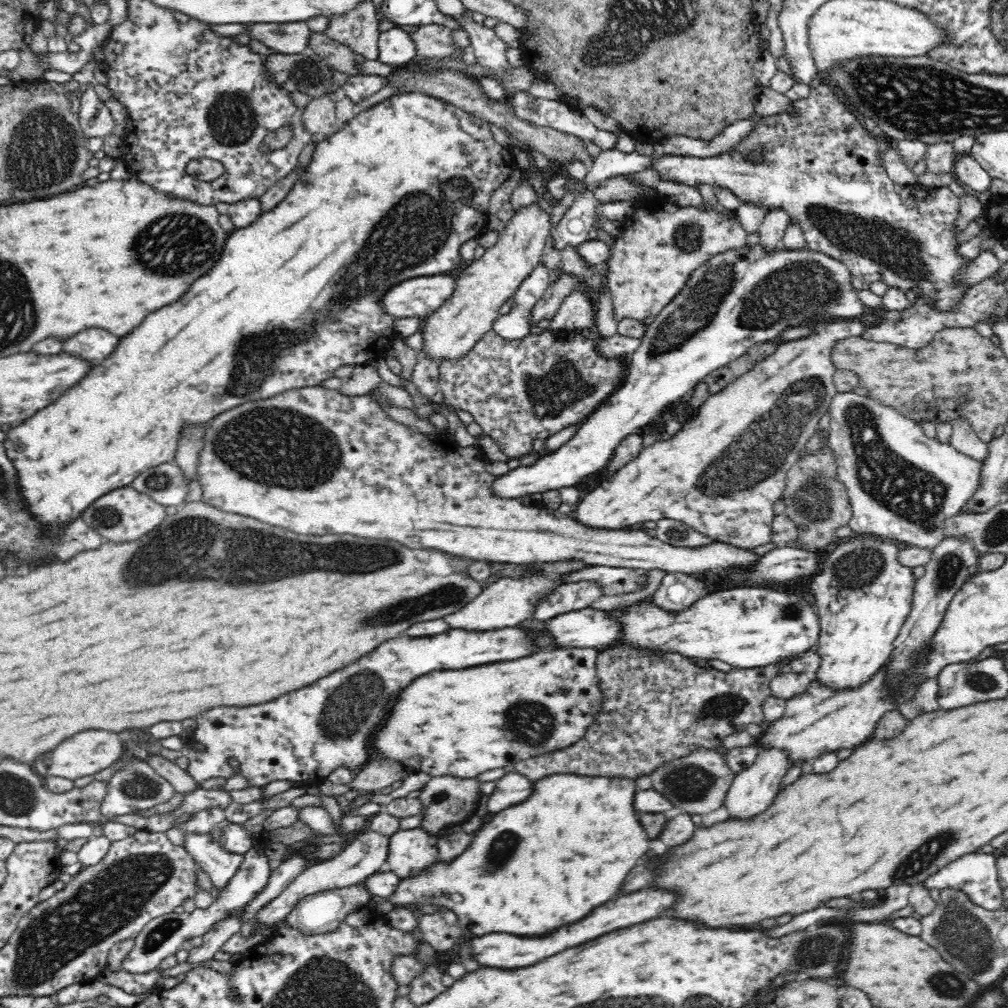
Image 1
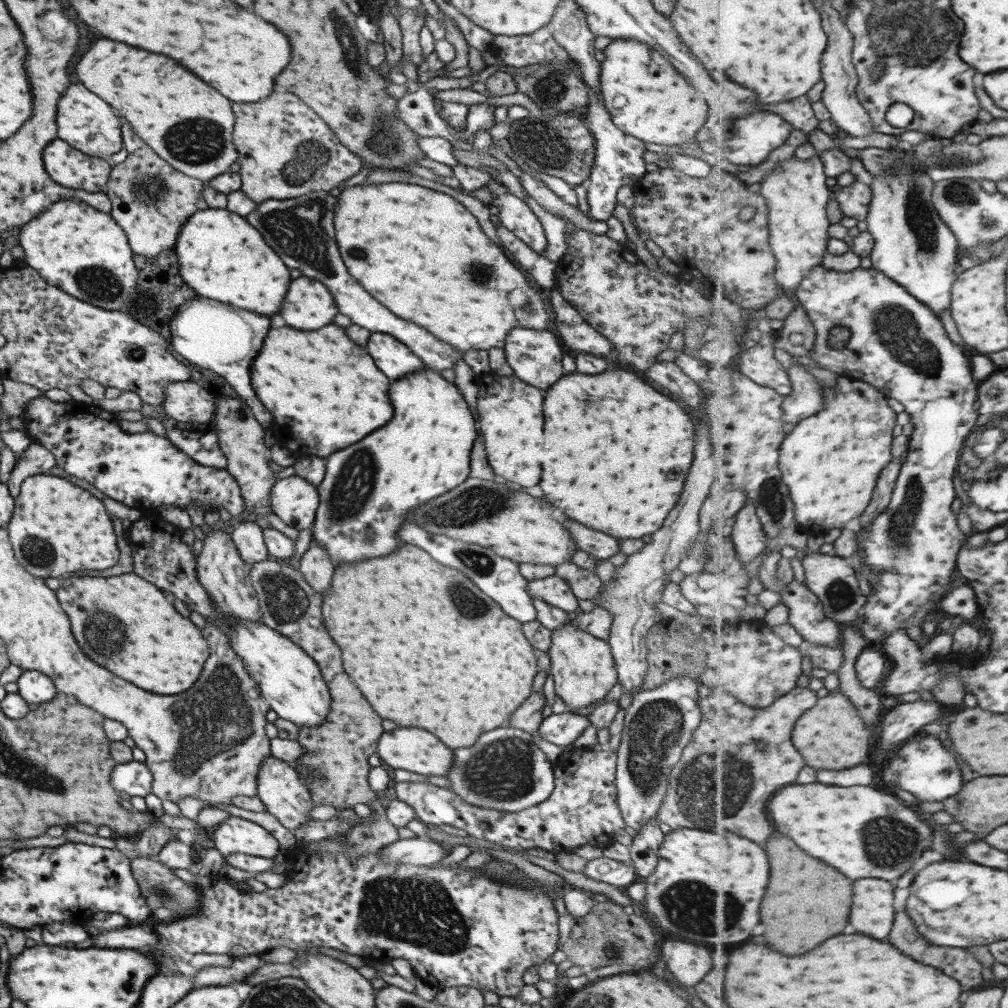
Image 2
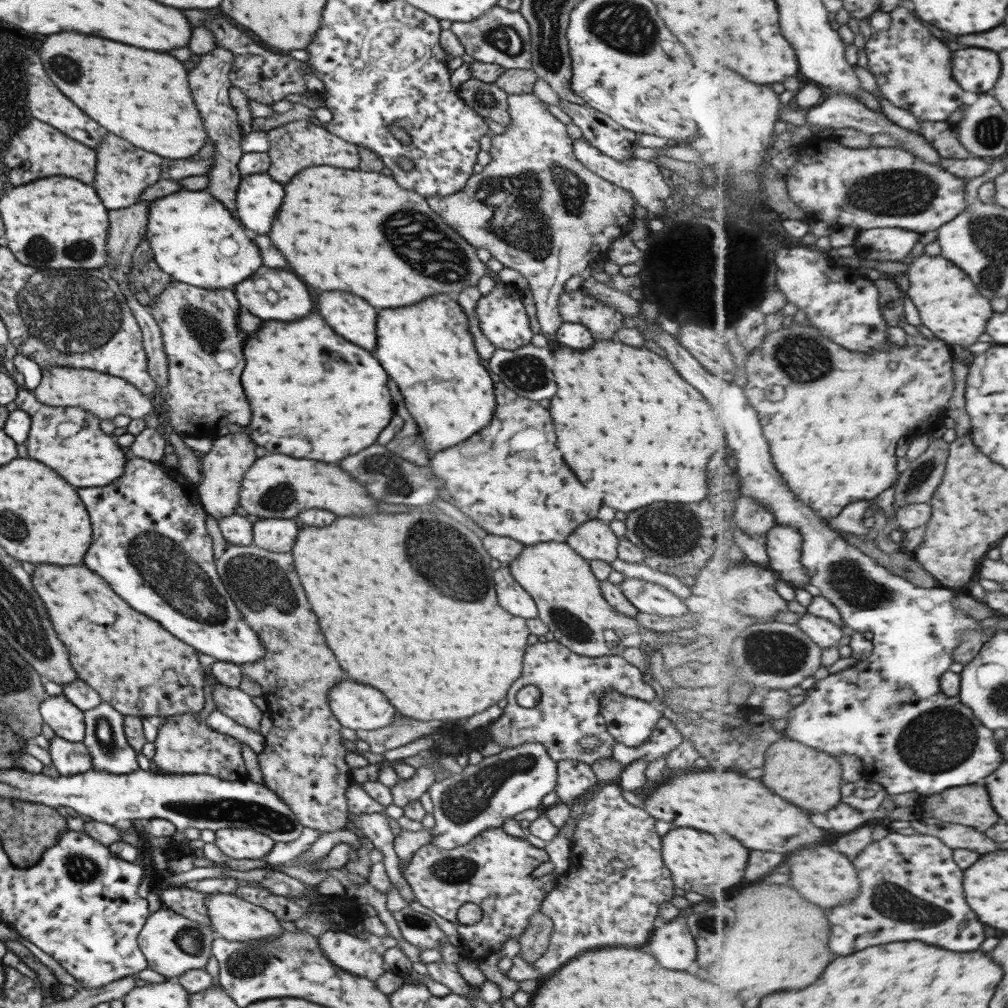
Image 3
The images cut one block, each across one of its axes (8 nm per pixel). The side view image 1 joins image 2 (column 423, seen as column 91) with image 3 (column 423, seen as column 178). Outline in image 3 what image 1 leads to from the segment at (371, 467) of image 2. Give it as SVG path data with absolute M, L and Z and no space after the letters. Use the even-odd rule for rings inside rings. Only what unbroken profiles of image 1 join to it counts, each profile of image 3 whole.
M436 294L435 296L429 296L417 304L411 304L411 306L405 306L405 308L391 308L391 312L377 312L377 324L375 324L375 332L377 332L377 346L375 346L375 352L373 356L379 360L379 364L383 366L383 370L387 372L387 376L397 384L401 396L405 398L405 408L407 412L411 414L411 418L415 420L415 424L419 426L420 437L424 440L426 444L426 453L429 457L438 450L444 450L444 448L449 448L461 440L465 440L467 436L475 434L479 428L487 426L489 420L493 416L493 411L495 410L495 399L493 392L494 378L491 376L490 372L483 366L483 361L479 364L479 356L475 352L475 345L473 340L471 340L471 334L467 330L467 315L465 311L457 304L456 300L451 300L447 294Z

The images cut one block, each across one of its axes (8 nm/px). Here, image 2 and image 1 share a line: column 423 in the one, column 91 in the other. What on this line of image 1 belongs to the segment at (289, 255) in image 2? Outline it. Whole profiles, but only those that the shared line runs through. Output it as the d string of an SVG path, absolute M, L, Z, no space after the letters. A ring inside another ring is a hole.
M90 330L90 332L80 332L78 336L66 340L62 344L62 352L70 354L74 358L85 360L89 364L96 365L106 360L118 346L120 338L108 334L106 330Z

